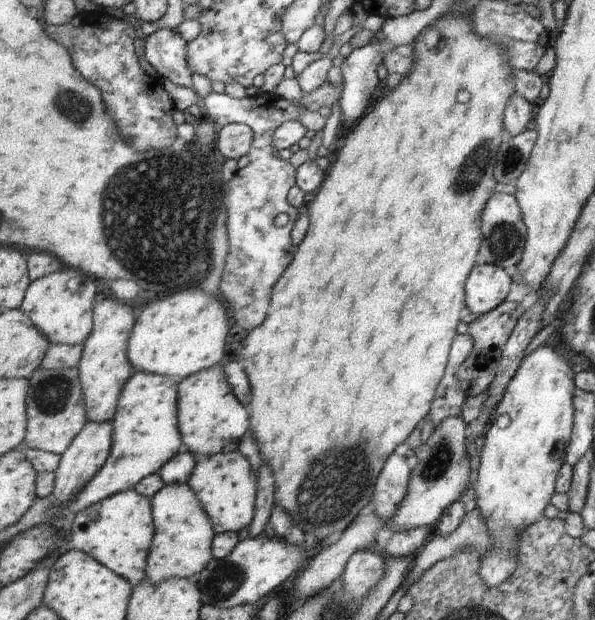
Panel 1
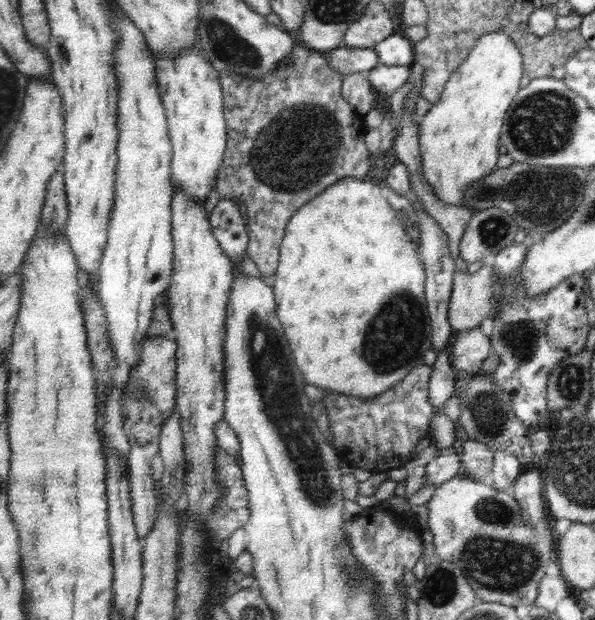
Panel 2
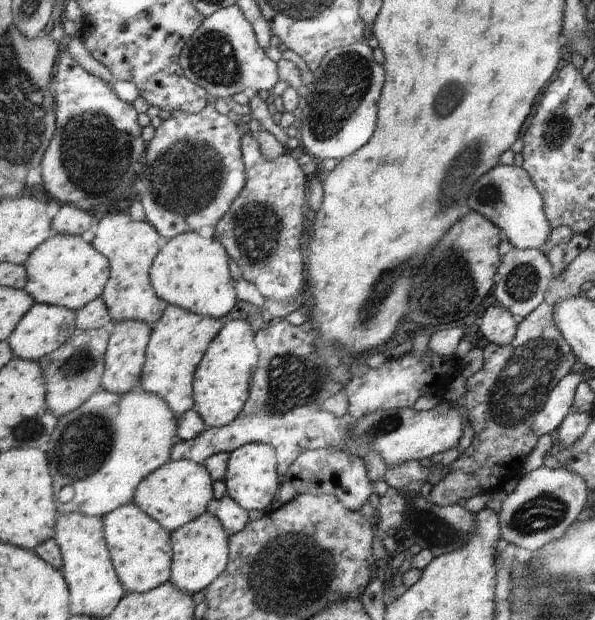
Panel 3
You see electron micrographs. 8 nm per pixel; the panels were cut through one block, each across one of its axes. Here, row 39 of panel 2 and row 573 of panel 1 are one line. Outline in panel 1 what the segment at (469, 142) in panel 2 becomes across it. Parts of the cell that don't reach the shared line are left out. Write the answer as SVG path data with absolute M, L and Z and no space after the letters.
M548 340L524 358L495 412L480 456L478 478L473 488L477 497L477 509L488 523L494 544L486 558L481 559L480 574L489 587L498 587L505 583L517 570L521 534L538 522L539 514L543 512L547 502L550 502L555 492L553 480L557 479L565 462L573 431L573 370L553 346L546 346L547 343Z

